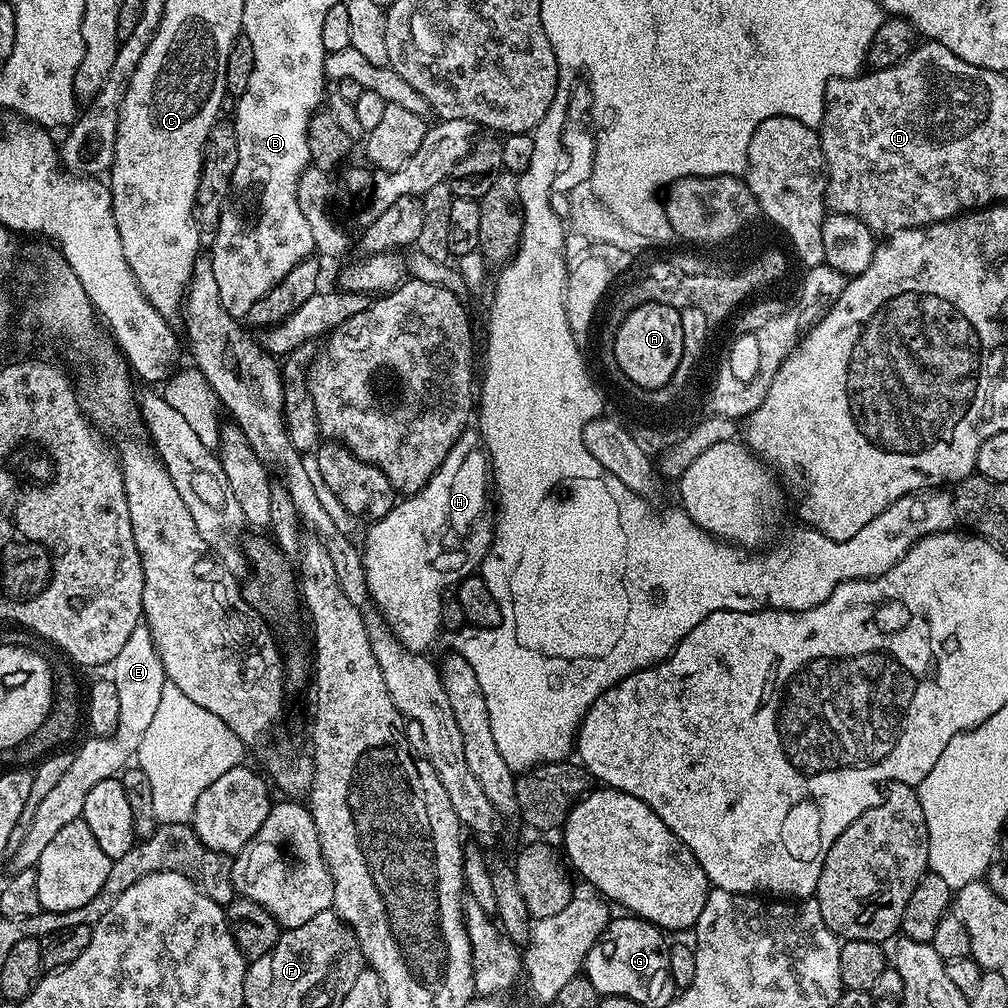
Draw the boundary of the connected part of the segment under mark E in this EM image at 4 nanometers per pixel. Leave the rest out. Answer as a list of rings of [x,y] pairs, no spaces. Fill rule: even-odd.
[[[141,626],[134,630],[134,634],[130,634],[130,639],[127,640],[126,646],[122,646],[122,650],[118,653],[118,658],[114,658],[110,665],[110,679],[114,682],[114,686],[118,686],[118,726],[116,731],[112,733],[111,736],[107,738],[88,738],[88,741],[81,746],[80,749],[75,749],[70,766],[66,769],[66,775],[63,776],[60,781],[58,781],[58,786],[54,786],[54,790],[50,790],[50,794],[46,794],[46,798],[42,798],[42,803],[39,804],[38,810],[34,810],[34,818],[28,821],[28,829],[24,835],[24,841],[18,845],[14,851],[11,853],[13,869],[19,870],[23,868],[35,868],[38,858],[42,858],[42,850],[46,850],[46,845],[54,839],[54,834],[58,834],[58,830],[62,830],[62,826],[70,826],[70,822],[81,819],[84,814],[84,807],[86,806],[86,794],[90,794],[90,790],[93,789],[97,782],[102,782],[106,778],[111,776],[119,777],[121,772],[125,768],[129,767],[130,761],[135,757],[137,750],[140,748],[140,743],[142,742],[142,734],[146,734],[146,729],[150,727],[150,722],[154,718],[154,713],[158,711],[158,701],[162,698],[162,686],[166,682],[166,677],[164,674],[164,667],[162,666],[162,658],[158,654],[156,649],[156,643],[154,638],[150,634],[150,630],[147,626]]]

